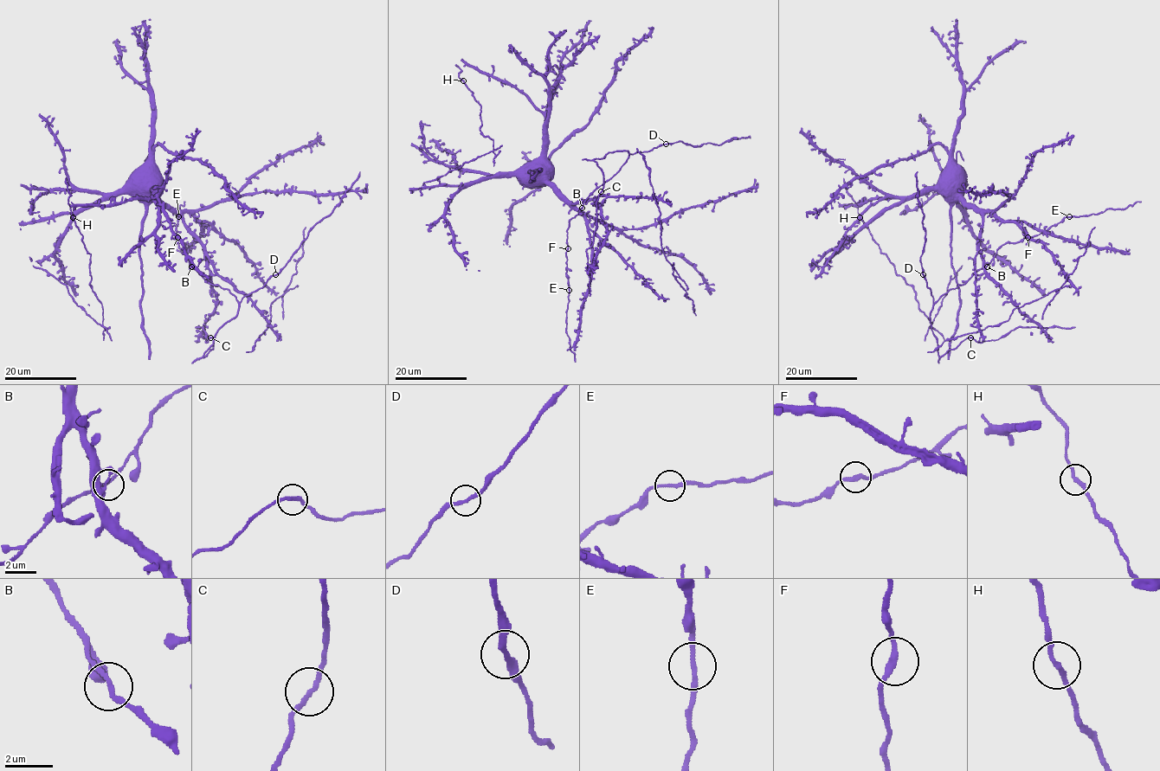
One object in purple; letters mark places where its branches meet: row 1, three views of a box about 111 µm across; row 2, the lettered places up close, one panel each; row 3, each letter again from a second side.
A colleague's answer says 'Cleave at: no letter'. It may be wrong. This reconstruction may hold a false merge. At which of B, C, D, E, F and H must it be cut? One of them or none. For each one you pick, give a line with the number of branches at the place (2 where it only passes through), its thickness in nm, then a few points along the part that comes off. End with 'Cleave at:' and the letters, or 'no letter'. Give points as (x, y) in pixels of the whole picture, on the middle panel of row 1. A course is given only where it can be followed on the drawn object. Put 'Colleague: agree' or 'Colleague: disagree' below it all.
Cleave at: no letter
Colleague: agree

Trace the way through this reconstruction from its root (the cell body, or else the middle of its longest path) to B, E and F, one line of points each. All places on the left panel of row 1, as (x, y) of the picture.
B: (150, 170), (203, 249), (216, 296), (196, 327), (212, 338), (204, 356), (239, 301), (191, 266)
E: (150, 170), (203, 249), (216, 296), (196, 327), (212, 338), (204, 356), (239, 301), (192, 268), (178, 216)
F: (150, 170), (203, 249), (216, 296), (196, 327), (212, 338), (204, 356), (239, 301), (192, 268), (177, 236)

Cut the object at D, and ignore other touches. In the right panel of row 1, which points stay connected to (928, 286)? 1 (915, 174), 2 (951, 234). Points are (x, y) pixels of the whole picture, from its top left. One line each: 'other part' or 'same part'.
1: other part
2: same part

